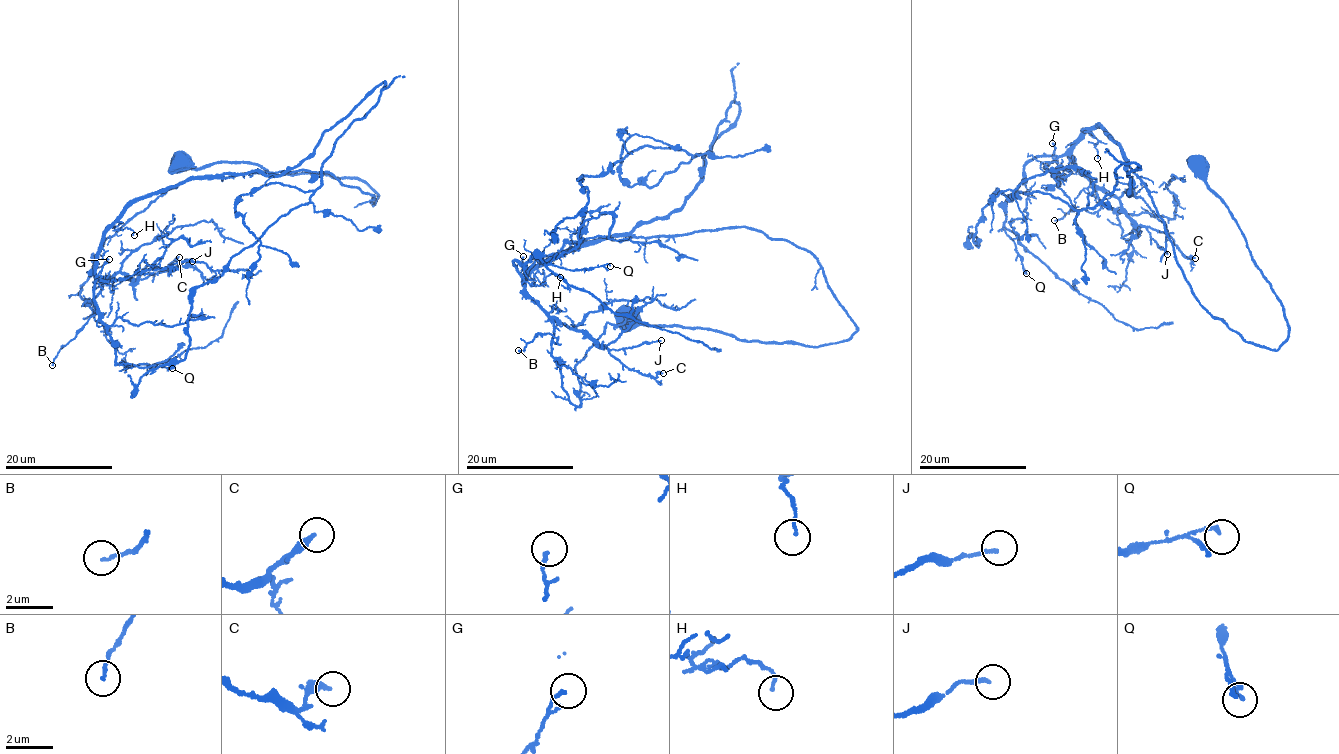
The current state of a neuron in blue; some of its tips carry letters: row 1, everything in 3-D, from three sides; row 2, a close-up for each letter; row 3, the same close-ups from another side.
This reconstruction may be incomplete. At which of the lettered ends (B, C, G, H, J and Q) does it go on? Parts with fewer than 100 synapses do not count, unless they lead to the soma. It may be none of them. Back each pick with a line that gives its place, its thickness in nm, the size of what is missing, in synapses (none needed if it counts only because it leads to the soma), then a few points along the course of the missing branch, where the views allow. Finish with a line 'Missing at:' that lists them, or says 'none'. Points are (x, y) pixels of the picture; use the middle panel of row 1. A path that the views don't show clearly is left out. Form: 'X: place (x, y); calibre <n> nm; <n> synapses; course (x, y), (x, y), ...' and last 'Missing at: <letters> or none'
Missing at: none

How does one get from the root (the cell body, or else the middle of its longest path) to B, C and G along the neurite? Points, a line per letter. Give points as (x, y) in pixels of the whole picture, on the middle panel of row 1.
B: (628, 317), (816, 346), (856, 331), (818, 260), (743, 227), (548, 258), (524, 280), (557, 341), (518, 350)
C: (628, 317), (816, 346), (856, 324), (810, 253), (746, 227), (591, 242), (525, 279), (552, 316), (663, 373)
G: (628, 317), (816, 346), (856, 331), (818, 260), (746, 227), (591, 242), (542, 261), (525, 282), (523, 256)

